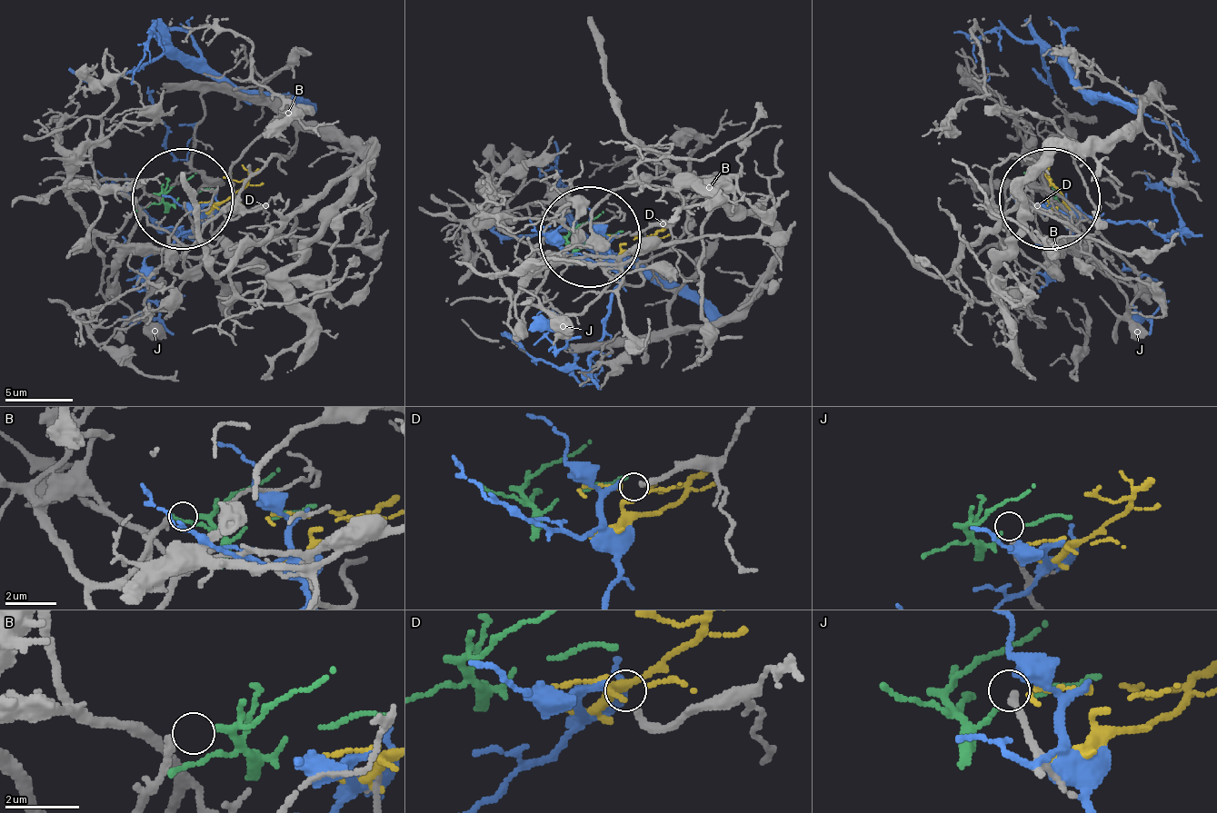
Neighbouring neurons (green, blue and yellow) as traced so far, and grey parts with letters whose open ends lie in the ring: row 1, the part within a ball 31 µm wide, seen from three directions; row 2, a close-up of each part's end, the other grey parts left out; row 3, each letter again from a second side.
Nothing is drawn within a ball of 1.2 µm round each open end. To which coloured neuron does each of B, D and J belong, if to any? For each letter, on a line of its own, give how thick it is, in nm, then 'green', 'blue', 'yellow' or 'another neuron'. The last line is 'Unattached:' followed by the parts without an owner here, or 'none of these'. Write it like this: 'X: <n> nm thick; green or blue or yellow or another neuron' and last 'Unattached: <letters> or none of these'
B: 150 nm thick; green
D: 200 nm thick; blue
J: 180 nm thick; another neuron
Unattached: J

